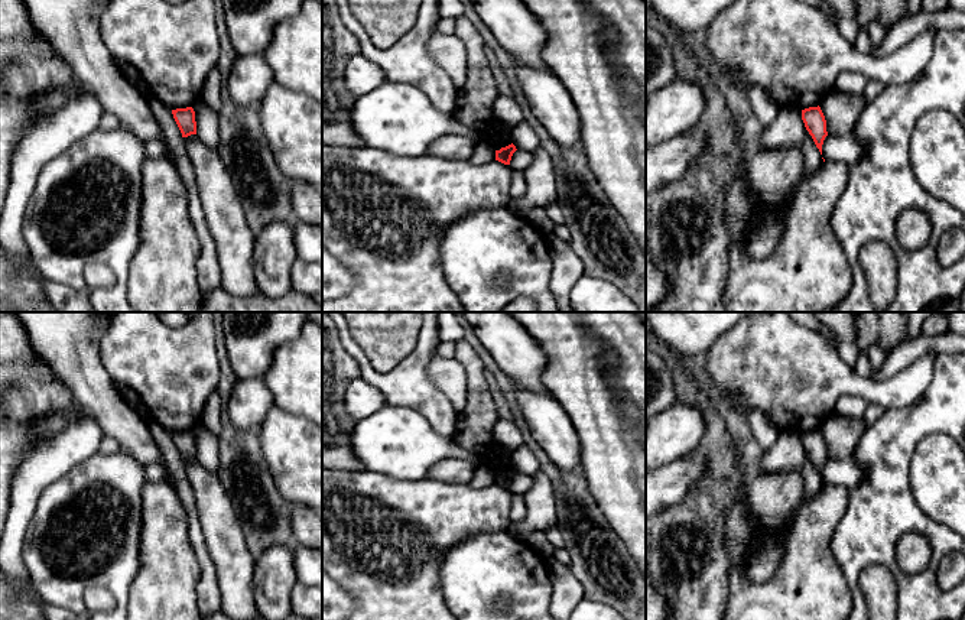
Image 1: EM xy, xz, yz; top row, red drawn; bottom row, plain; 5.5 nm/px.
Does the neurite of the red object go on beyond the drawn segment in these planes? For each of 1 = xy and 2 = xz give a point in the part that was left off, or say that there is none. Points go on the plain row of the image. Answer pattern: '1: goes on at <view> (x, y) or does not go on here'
1: does not go on here
2: does not go on here

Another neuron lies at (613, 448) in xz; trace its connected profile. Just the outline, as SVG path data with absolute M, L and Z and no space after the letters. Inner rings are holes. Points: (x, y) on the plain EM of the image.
M509 312L526 331L537 341L540 348L548 356L548 364L543 374L543 382L548 392L562 405L568 413L581 444L581 471L587 478L589 490L597 500L597 504L607 516L611 528L624 541L628 552L639 564L639 568L646 578L646 322L636 312ZM610 350L617 357L617 370L613 377L608 377L602 370L602 353ZM620 403L631 403L639 412L637 421L627 419L621 415Z

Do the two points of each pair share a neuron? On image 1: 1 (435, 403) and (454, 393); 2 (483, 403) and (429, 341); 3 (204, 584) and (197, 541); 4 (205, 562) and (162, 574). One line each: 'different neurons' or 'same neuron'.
1: different neurons
2: different neurons
3: same neuron
4: different neurons

